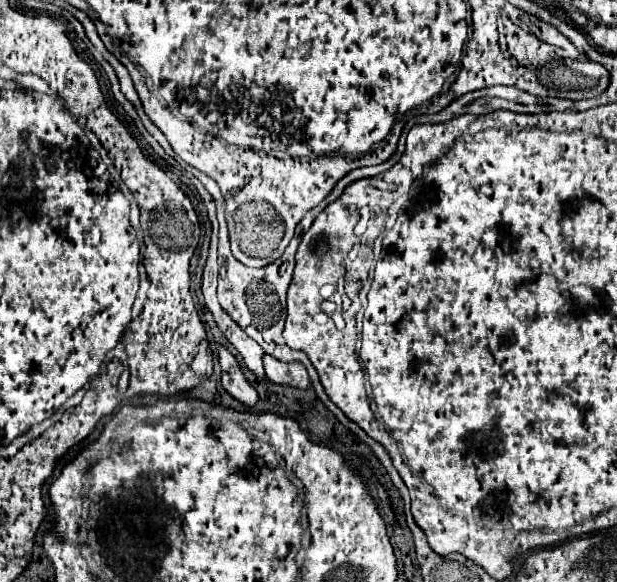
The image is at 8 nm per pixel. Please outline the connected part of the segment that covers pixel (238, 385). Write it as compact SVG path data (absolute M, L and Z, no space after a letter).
M219 346L217 354L219 354L219 364L221 364L221 384L223 384L223 388L233 398L241 400L245 406L255 406L255 402L259 400L257 390L245 380L235 356L225 346Z

